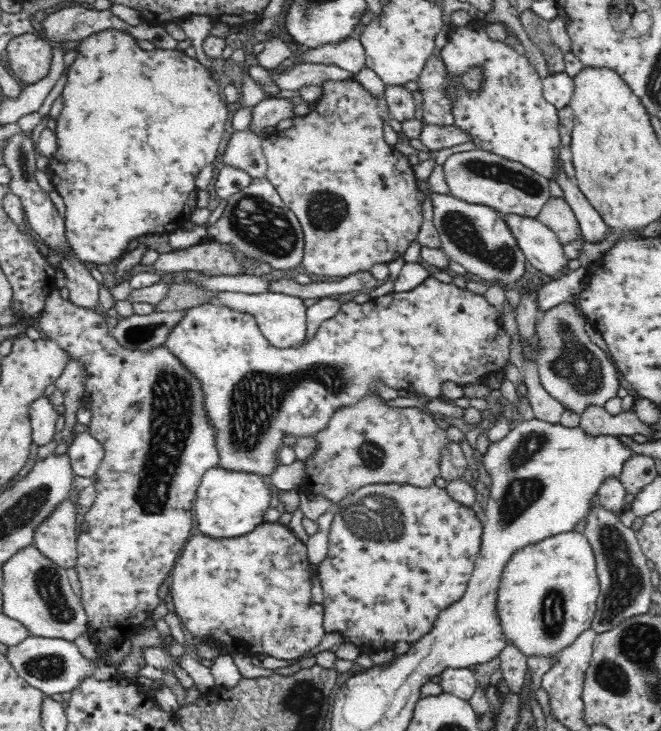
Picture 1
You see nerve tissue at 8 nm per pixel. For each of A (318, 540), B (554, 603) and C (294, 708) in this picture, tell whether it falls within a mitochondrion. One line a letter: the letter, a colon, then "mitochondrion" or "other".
A: other
B: mitochondrion
C: mitochondrion

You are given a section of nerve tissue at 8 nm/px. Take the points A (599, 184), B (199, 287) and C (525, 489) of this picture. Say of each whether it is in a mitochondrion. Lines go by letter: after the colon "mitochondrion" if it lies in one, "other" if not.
A: other
B: other
C: mitochondrion

